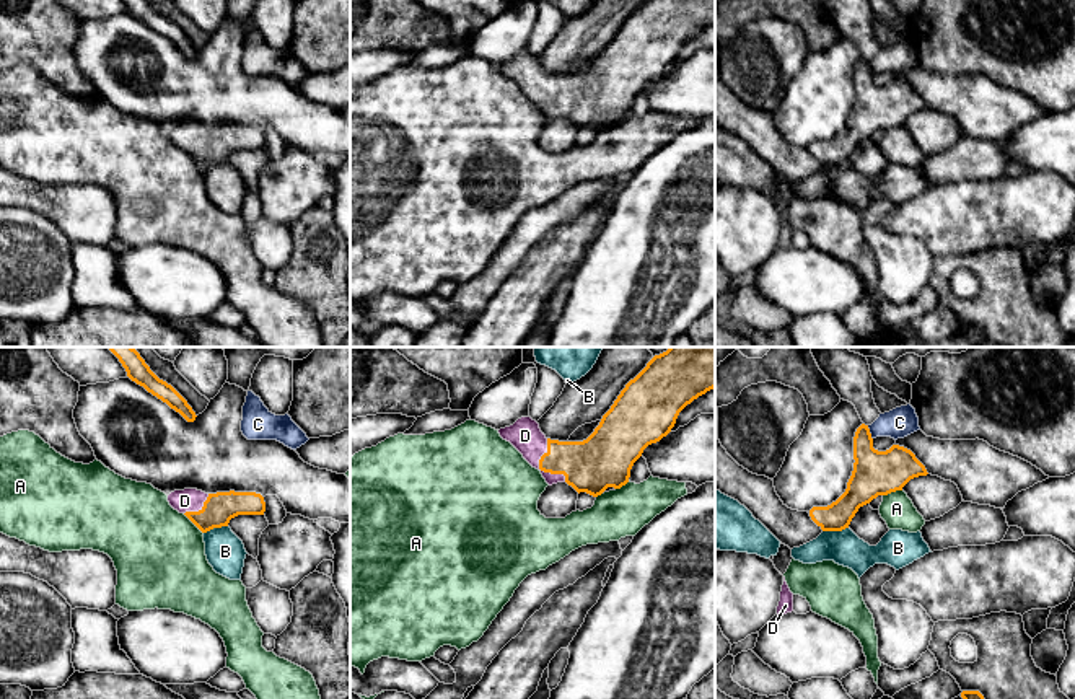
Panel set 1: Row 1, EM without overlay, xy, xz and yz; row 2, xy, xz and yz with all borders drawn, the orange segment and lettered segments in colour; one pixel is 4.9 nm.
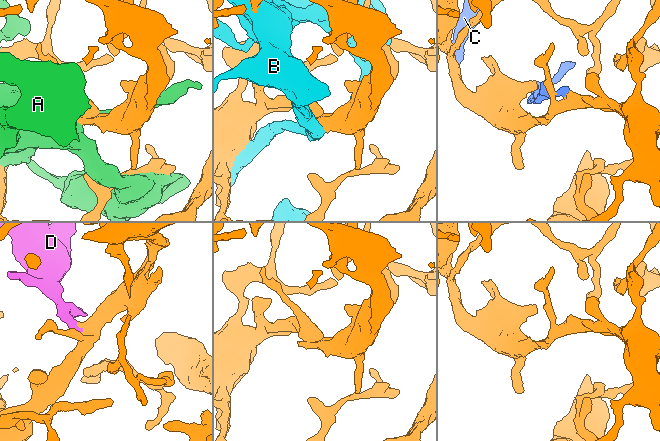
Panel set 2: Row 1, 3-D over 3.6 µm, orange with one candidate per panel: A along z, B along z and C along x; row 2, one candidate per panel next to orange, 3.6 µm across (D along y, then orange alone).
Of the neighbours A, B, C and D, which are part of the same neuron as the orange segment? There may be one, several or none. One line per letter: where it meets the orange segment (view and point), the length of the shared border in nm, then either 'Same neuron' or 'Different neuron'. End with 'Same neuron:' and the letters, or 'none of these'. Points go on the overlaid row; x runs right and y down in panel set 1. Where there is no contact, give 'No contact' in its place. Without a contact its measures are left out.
A: Touches orange at xy (193, 522). Shared border 140 nm. Different neuron
B: Touches orange at yz (834, 530). Shared border 130 nm. Different neuron
C: Touches orange at yz (868, 432). Shared border 80 nm. Different neuron
D: Touches orange at xz (539, 468). Shared border 240 nm. Same neuron
Same neuron: D

